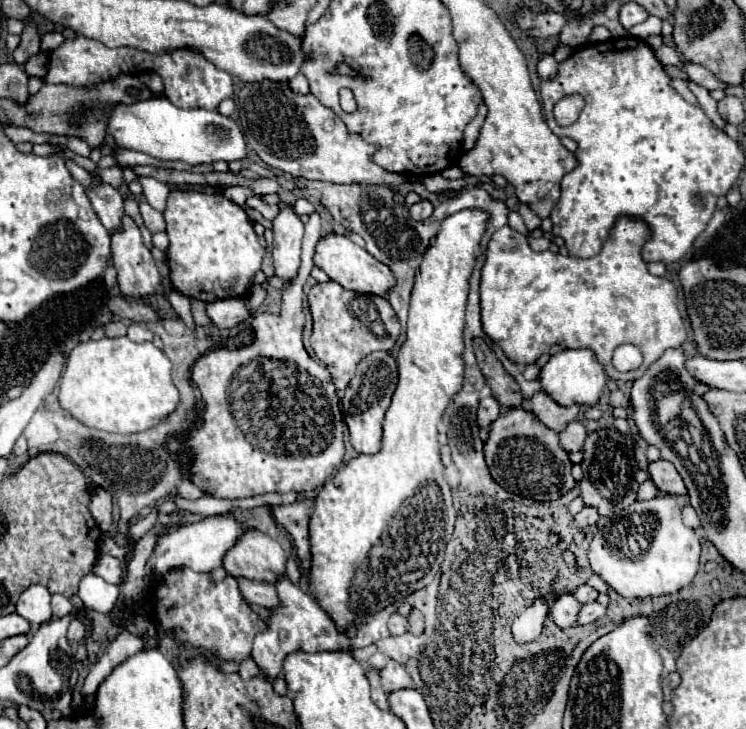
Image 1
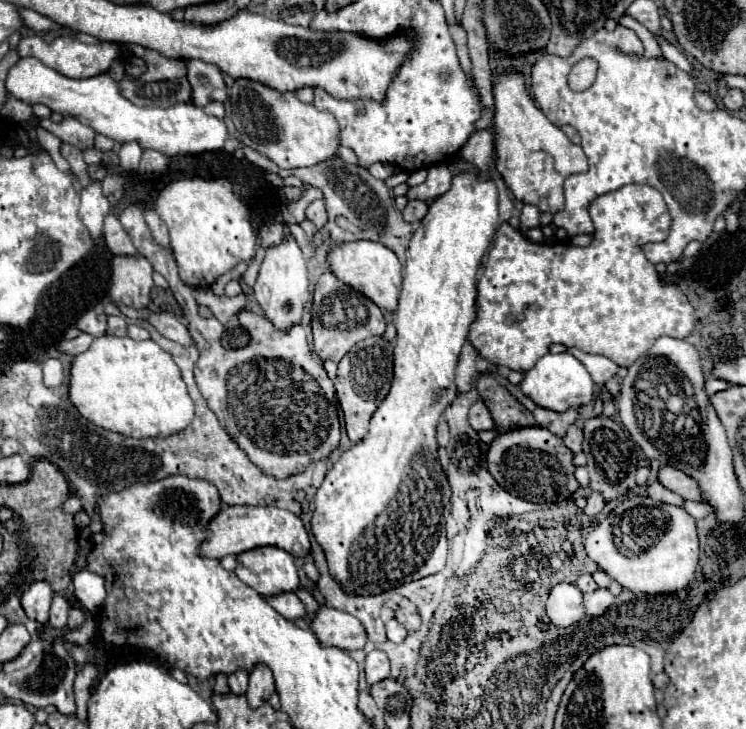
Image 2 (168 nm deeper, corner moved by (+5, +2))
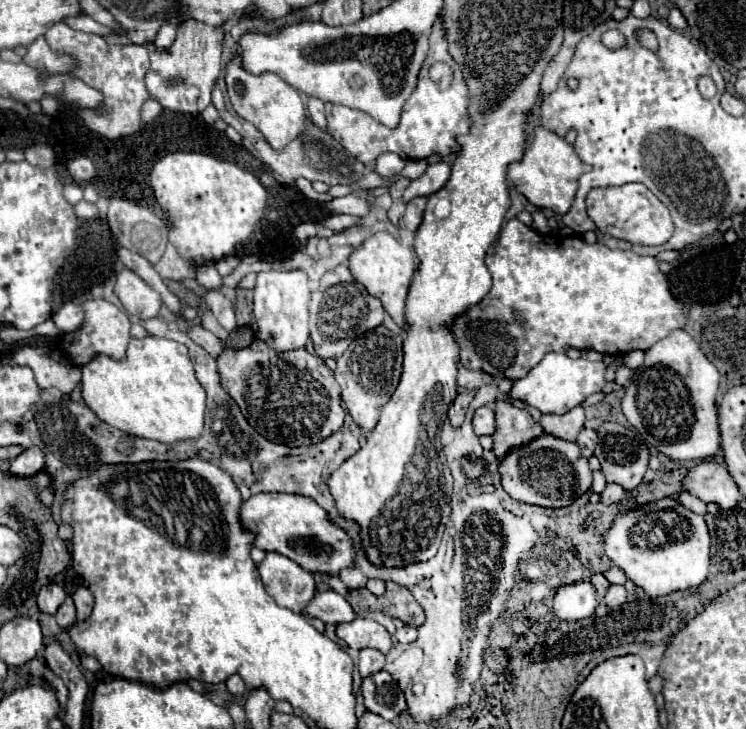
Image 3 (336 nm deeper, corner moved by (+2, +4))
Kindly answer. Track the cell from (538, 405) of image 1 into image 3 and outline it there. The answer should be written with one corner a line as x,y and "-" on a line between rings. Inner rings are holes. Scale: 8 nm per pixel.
578,405
564,415
542,415
540,425
544,427
544,433
566,441
576,441
576,435
584,425
584,409

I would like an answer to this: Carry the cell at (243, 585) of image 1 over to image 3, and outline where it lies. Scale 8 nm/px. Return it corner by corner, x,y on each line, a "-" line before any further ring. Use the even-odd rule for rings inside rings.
328,589
324,593
316,593
314,599
306,605
304,615
306,617
318,617
320,621
332,623
332,625
352,621
356,617
352,607
348,605
348,601
332,589

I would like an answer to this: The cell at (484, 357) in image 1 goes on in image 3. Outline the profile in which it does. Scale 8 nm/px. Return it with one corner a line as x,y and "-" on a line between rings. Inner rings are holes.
496,399
494,413
496,413
496,433
492,435
494,437
492,451
496,453
498,459
502,459
510,449
524,445
544,433
542,425
538,425
528,411
518,409
504,399

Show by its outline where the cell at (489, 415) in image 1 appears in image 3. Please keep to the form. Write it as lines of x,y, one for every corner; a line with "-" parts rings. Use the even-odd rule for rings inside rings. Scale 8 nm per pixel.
480,407
474,413
472,427
474,427
474,433
478,437
480,435
492,435
494,433
494,411
492,411
492,407

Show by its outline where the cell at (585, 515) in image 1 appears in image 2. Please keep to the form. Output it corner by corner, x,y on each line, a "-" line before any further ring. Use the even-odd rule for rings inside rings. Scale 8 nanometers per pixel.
593,491
591,495
589,495
589,499
587,499
587,507
585,507
585,513
587,515
599,515
601,513
601,509
603,509
603,505
605,505
605,499
603,499
603,495
601,493
597,493
597,491

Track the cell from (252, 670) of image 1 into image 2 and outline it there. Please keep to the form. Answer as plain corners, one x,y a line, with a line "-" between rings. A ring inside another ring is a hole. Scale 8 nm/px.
235,671
227,677
229,681
229,689
233,695
243,695
247,691
247,683
249,683
249,673
247,671

